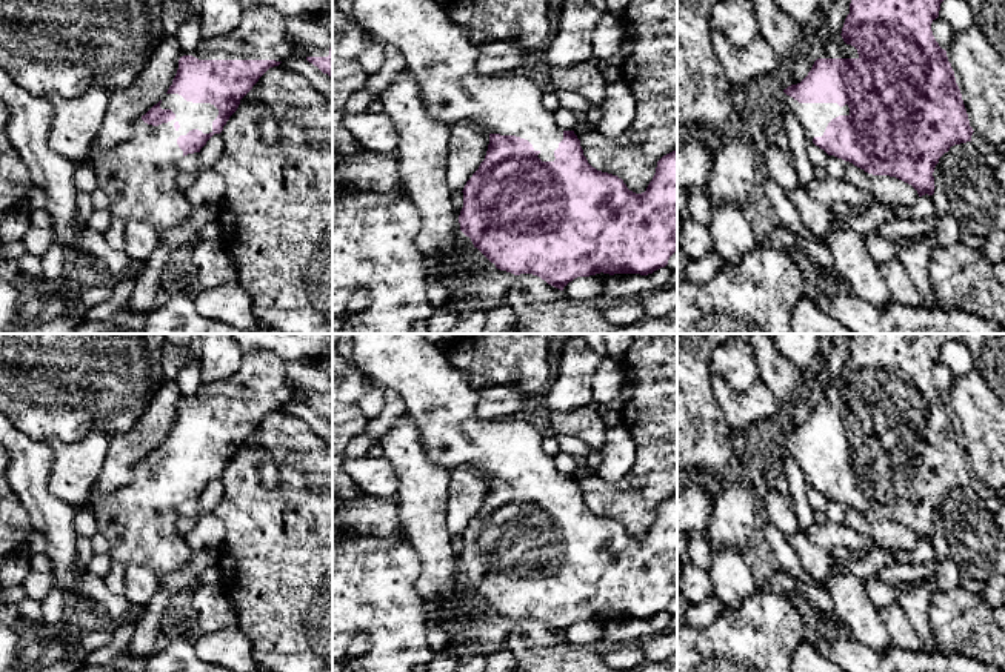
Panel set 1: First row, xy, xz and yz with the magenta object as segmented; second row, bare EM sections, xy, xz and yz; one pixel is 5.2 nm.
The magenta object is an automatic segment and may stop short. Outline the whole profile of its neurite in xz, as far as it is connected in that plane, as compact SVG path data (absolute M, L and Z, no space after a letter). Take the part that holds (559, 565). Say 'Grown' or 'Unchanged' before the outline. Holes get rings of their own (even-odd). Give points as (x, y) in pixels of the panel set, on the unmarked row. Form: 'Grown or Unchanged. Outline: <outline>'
Grown. Outline: M351 334L352 344L352 364L368 378L368 381L377 384L382 389L394 389L405 401L406 417L409 417L419 431L420 443L425 447L426 457L432 464L443 469L463 469L476 467L482 477L489 480L489 489L485 504L479 514L466 526L463 532L463 552L459 560L460 575L471 583L474 592L477 592L497 614L511 617L514 620L533 618L545 624L548 629L563 635L563 632L577 621L589 621L596 618L640 618L648 620L654 615L665 612L669 601L677 595L677 494L663 500L657 506L656 518L648 532L642 538L636 538L626 532L622 523L617 520L597 515L593 512L583 494L580 484L574 475L563 475L556 469L554 458L543 452L542 443L545 432L536 429L531 423L522 420L492 420L486 421L477 417L477 388L471 383L469 377L454 368L443 351L437 344L426 340L425 334Z

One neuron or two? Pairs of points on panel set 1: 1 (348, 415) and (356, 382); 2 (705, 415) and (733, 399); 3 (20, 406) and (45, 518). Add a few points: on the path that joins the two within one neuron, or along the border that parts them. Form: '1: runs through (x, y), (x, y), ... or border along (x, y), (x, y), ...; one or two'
1: runs through (348, 408), (348, 389); one
2: border along (710, 374), (711, 394), (733, 429); two
3: border along (16, 428), (34, 440), (46, 442); two

